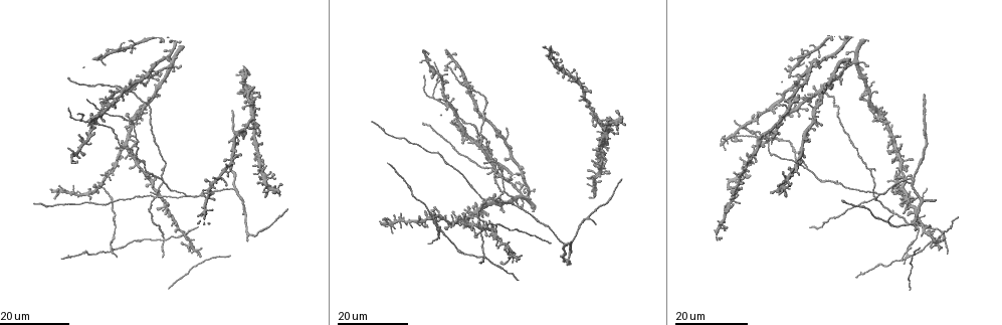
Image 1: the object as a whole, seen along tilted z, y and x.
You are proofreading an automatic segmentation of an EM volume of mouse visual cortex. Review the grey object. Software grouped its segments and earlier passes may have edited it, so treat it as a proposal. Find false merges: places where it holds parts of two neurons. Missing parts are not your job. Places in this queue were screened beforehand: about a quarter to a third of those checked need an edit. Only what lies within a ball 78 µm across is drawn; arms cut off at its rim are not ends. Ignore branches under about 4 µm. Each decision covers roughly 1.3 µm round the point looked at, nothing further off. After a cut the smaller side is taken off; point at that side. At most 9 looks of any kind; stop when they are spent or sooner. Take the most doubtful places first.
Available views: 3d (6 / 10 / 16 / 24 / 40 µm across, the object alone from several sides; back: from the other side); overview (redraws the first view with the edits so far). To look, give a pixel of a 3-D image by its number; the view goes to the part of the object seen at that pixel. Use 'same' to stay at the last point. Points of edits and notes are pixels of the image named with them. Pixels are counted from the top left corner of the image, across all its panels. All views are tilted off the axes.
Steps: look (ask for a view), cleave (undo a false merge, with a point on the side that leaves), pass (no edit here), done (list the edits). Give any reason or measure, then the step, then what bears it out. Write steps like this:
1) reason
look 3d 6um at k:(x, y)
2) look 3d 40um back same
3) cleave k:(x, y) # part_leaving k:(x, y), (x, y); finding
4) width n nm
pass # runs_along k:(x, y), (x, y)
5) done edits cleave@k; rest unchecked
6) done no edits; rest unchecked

look 3d 16um at 1:(907, 250)

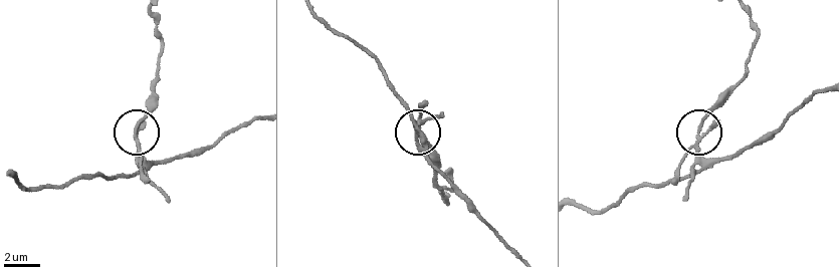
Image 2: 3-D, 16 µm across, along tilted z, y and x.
look 3d 6um at 2:(136, 142)

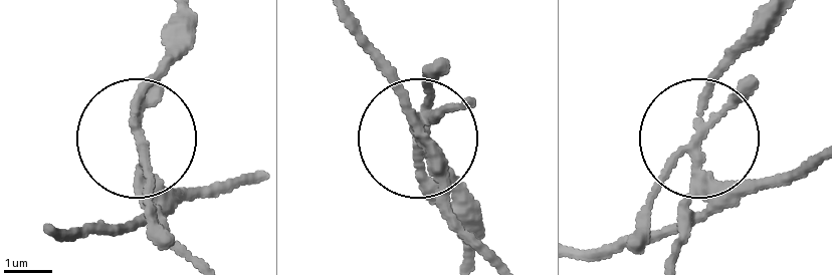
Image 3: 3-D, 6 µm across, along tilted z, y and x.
width 160 nm
cleave 3:(149, 226) # part_leaving 3:(701, 189), (705, 85), (759, 23); two neurons meet here

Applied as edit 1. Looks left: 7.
four-way junction
look 3d 16um at 1:(488, 200)

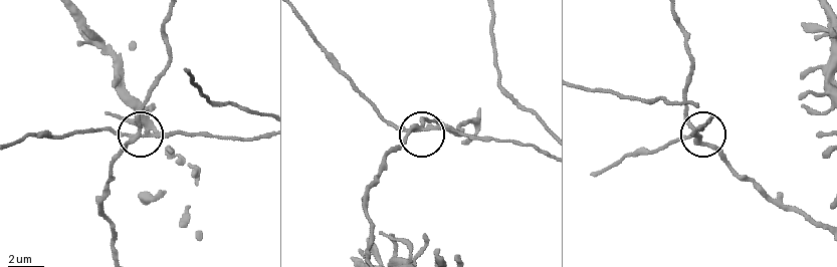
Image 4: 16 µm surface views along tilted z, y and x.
look 3d 10um at 4:(419, 128)

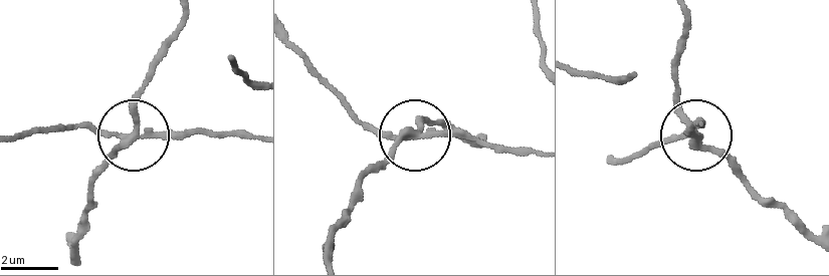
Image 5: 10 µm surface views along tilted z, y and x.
cleave 5:(136, 95) # part_leaving 5:(133, 132), (136, 97), (182, 12); a second neuron is stuck on

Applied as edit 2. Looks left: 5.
look overview

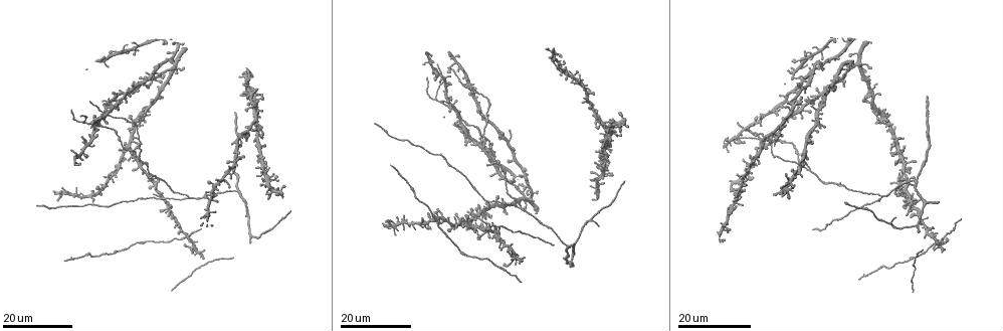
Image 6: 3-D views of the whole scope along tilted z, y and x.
look 3d 24um at 6:(520, 208)

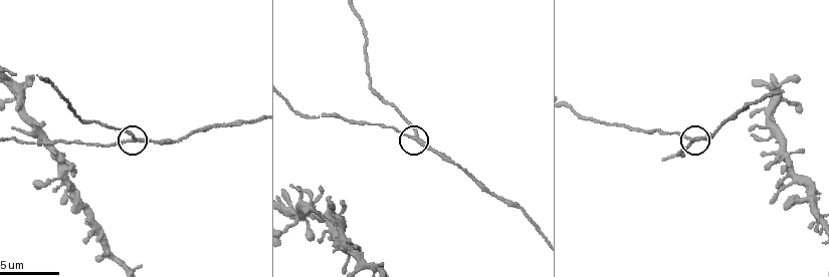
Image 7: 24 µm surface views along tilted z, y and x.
look 3d 10um at 7:(135, 142)

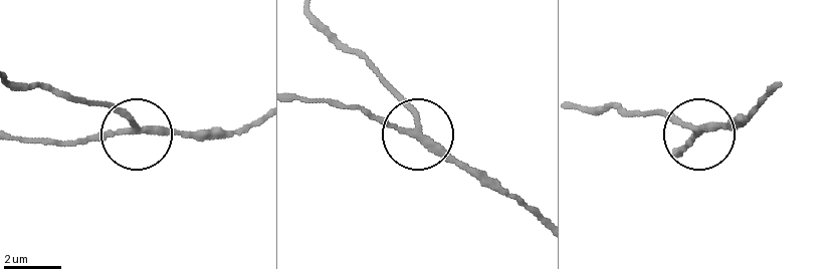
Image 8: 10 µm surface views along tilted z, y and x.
pass # runs_along 8:(19, 84), (50, 86), (108, 106), (133, 126), (60, 144); one neuron here

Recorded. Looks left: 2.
look 3d 24um at 6:(445, 100)

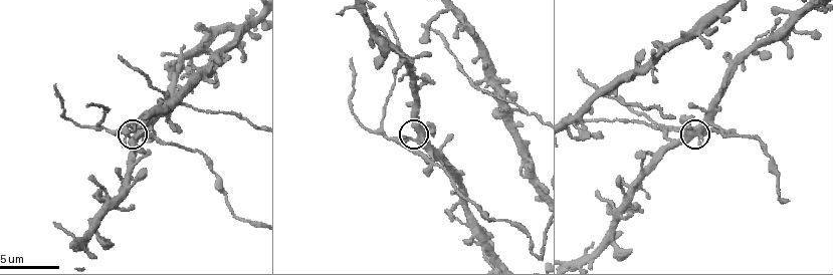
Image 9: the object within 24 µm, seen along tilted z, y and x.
look 3d 6um at 9:(698, 129)

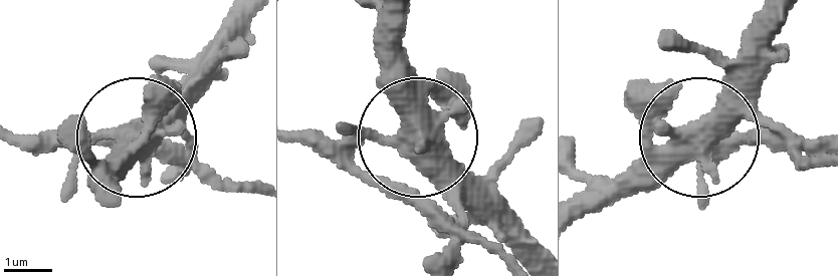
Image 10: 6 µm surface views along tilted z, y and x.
width 430 nm
pass # runs_along 10:(816, 160), (751, 122), (699, 134), (720, 152); one neuron here

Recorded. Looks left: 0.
done edits cleave@3, cleave@5; rest unchecked

